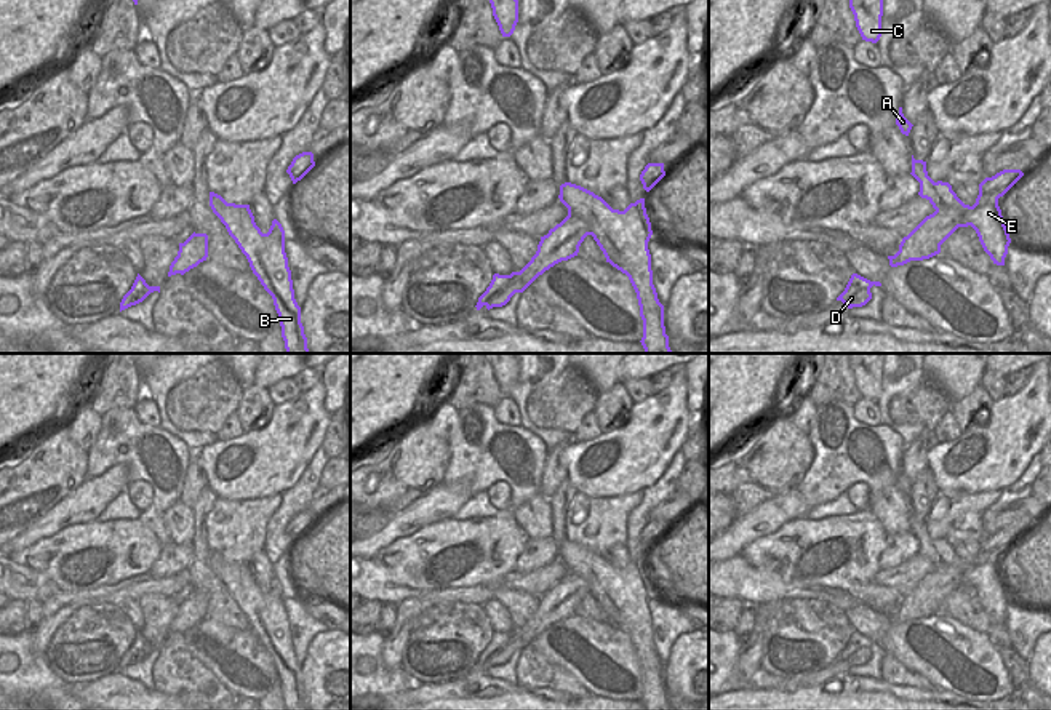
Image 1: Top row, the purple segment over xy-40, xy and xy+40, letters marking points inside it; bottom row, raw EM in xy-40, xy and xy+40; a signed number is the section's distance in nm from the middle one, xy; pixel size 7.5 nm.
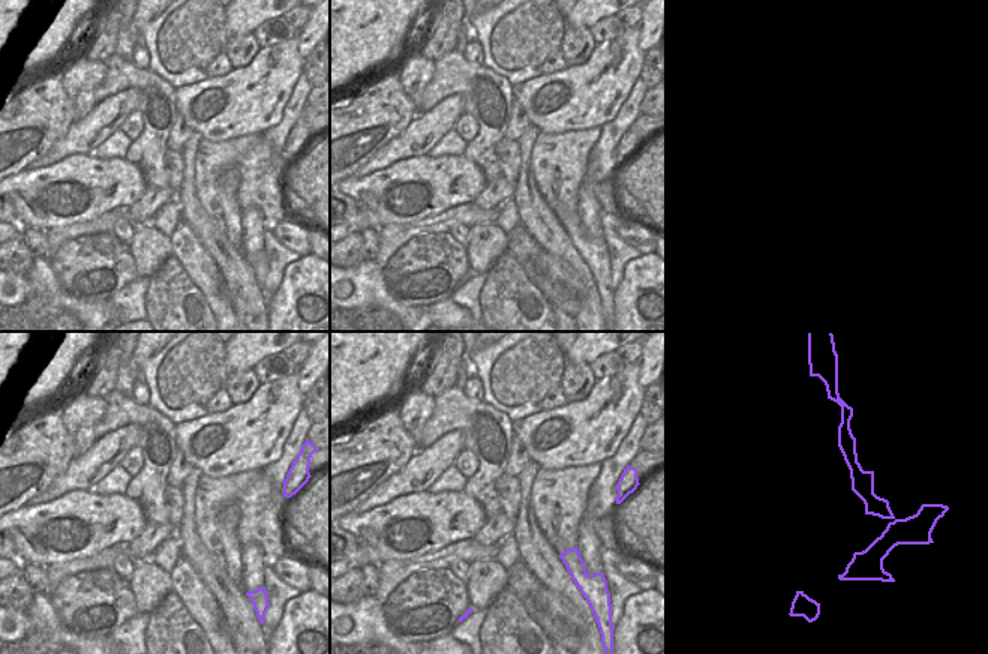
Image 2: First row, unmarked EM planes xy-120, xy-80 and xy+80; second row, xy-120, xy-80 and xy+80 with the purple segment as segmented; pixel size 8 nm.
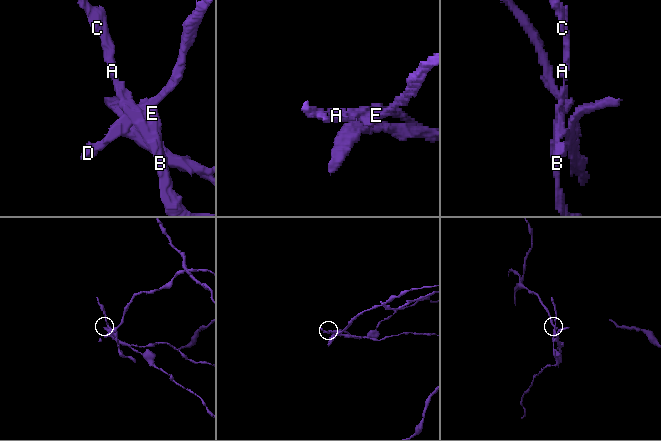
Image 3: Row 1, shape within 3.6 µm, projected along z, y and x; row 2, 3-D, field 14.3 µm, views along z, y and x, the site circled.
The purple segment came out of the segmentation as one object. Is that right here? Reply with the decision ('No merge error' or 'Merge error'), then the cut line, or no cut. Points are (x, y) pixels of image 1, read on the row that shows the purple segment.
Merge error. Split along xy+40 (936, 210), (962, 210), (963, 219), (970, 224)

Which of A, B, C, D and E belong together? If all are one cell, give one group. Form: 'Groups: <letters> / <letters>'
Groups: A B C E / D

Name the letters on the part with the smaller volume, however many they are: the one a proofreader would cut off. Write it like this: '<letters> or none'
A, B, C, E

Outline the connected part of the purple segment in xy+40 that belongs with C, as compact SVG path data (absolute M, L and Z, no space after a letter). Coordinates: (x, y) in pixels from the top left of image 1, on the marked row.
M849 0L849 8L862 40L877 43L881 37L883 0Z

